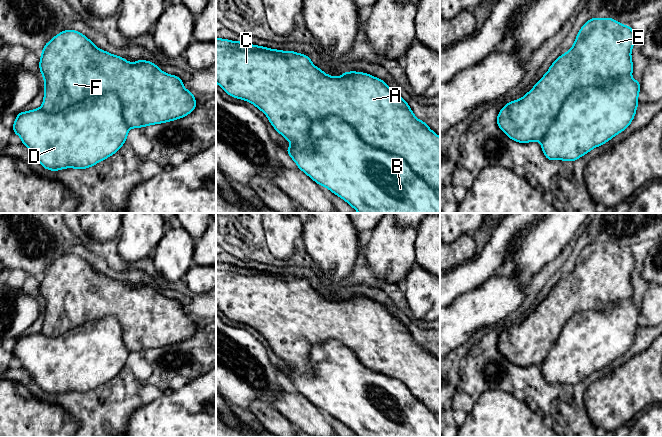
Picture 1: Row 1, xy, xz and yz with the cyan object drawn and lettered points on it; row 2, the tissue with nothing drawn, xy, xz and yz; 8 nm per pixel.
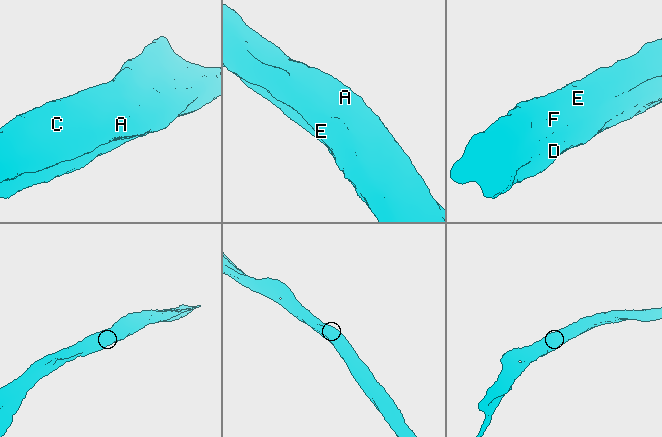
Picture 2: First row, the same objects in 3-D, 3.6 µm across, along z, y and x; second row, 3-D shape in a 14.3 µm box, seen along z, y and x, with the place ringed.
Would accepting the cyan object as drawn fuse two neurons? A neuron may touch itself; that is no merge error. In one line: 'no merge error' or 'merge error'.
no merge error

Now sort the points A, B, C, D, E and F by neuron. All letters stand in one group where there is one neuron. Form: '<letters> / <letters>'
A B C D E F

